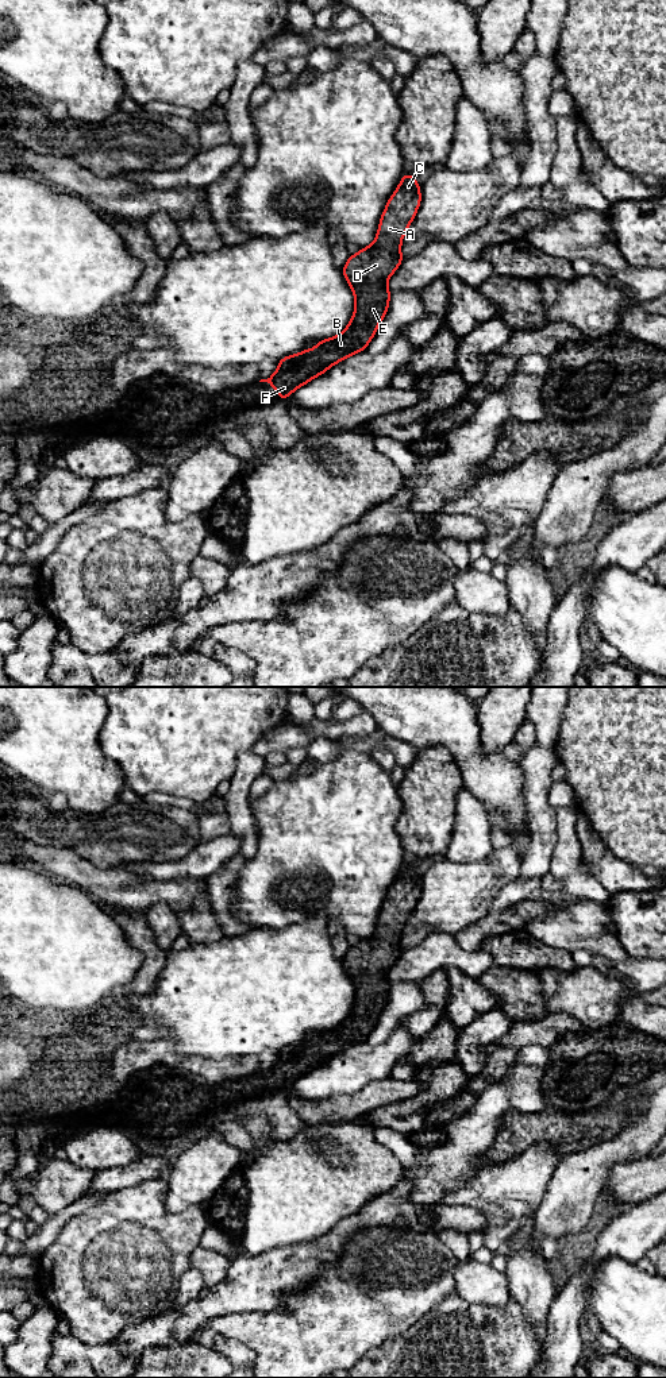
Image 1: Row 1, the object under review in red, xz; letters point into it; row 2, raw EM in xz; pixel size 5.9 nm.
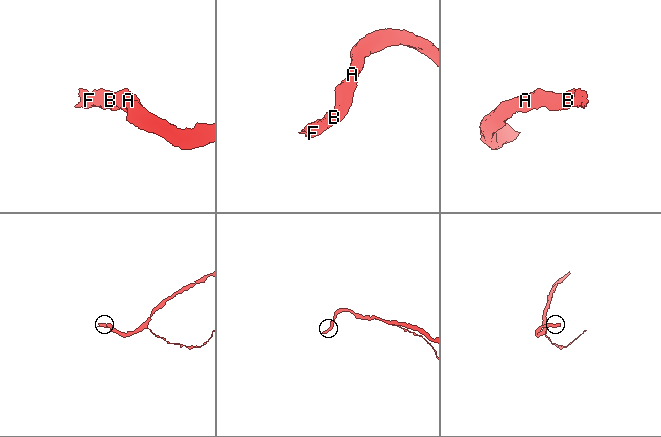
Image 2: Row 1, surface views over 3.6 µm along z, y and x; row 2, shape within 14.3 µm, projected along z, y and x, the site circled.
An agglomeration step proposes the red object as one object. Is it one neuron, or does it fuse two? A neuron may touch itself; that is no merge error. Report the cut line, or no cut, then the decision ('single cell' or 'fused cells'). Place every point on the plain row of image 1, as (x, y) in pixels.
no cut; single cell

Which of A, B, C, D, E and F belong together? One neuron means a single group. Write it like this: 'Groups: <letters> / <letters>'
Groups: A B C D E F

